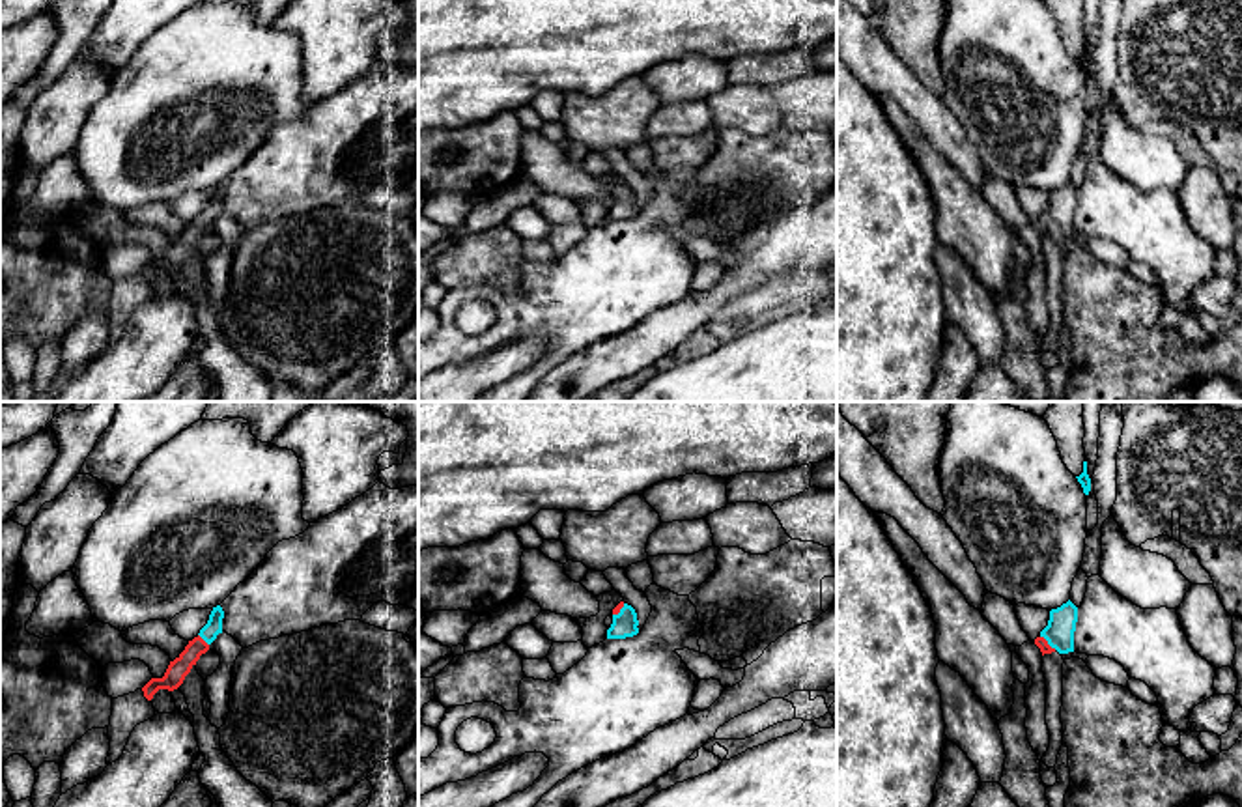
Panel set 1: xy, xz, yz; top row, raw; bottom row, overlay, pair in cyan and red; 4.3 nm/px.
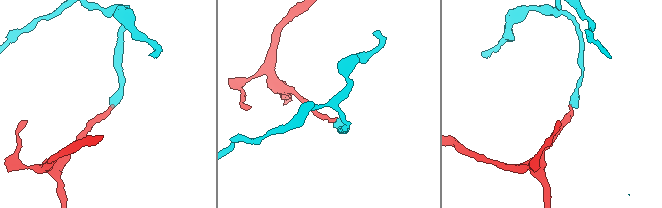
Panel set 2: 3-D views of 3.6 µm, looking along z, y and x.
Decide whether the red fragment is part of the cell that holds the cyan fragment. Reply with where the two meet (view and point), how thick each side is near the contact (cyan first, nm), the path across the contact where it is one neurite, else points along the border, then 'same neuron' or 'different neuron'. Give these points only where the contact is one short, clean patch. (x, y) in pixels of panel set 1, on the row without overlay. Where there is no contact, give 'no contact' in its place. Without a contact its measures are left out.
contact yz (1048, 225); calibres 130 and 50 nm; way yz (1059, 213), (1048, 225), (1039, 223); same neuron

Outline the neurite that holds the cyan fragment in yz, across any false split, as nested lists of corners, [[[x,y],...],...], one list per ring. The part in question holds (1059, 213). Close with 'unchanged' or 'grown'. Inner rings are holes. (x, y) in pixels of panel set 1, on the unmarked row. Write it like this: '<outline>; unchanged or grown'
[[[1068,181],[1057,191],[1050,192],[1048,207],[1035,220],[1035,226],[1040,230],[1042,237],[1059,234],[1074,234],[1074,213],[1078,204],[1078,189]]]; grown

